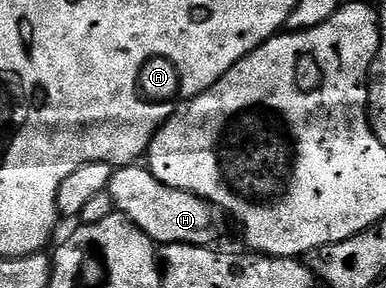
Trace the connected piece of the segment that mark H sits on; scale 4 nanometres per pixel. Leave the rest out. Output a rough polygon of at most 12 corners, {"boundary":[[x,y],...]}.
{"boundary":[[143,164],[113,172],[116,212],[157,246],[215,246],[226,215]]}

